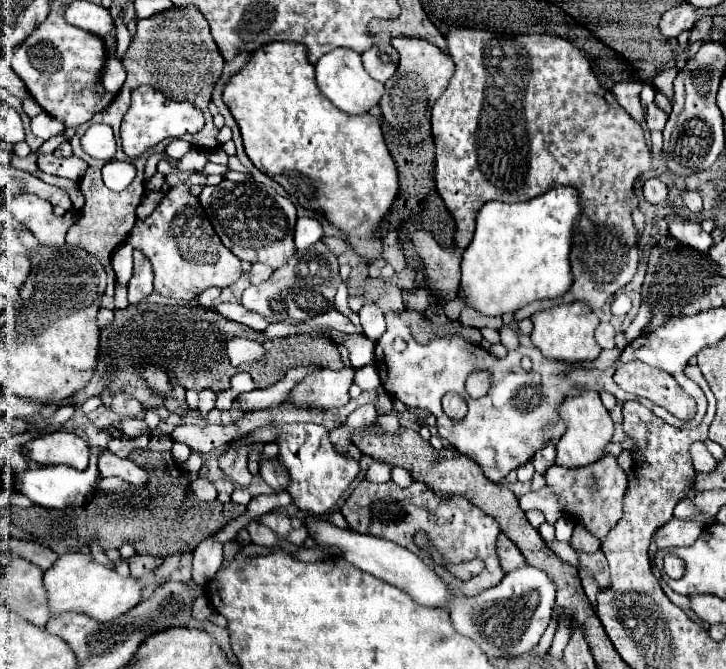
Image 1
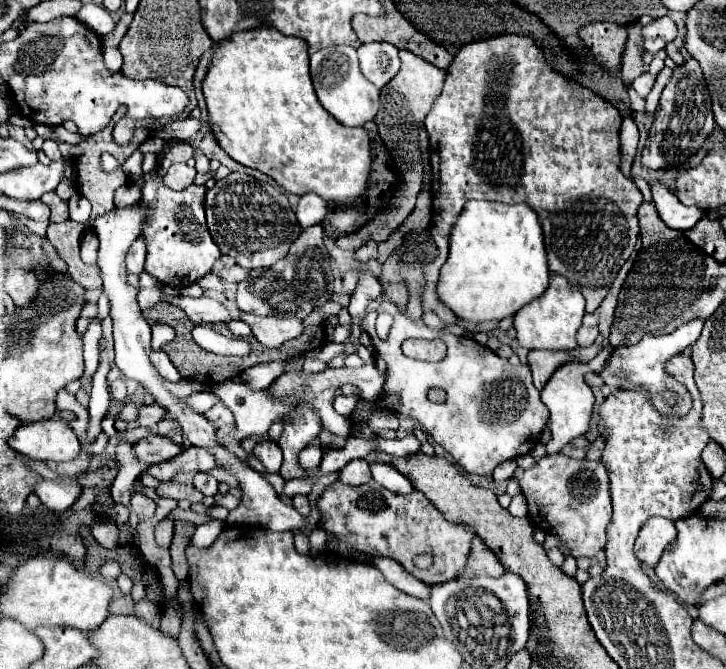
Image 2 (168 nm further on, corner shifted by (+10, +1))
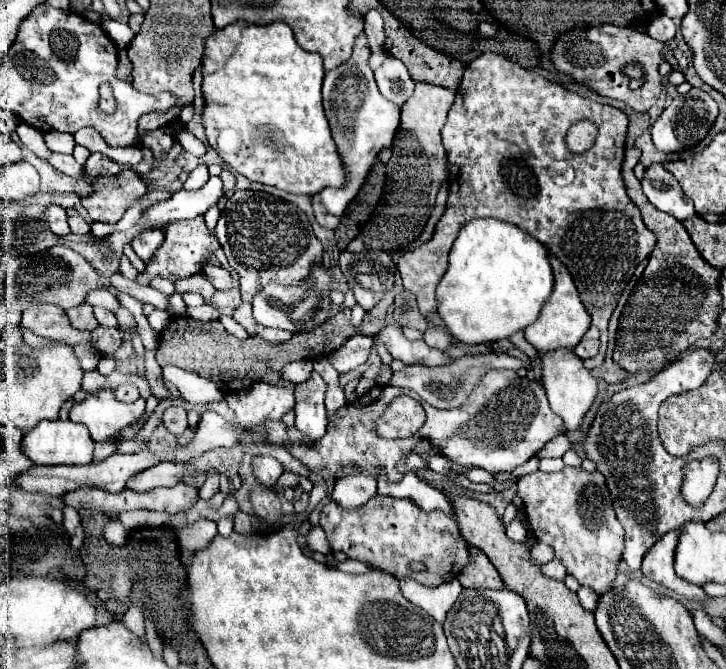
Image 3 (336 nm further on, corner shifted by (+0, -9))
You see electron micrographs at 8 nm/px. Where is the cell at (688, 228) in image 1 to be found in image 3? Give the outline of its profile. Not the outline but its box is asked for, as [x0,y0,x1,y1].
[642,164,696,222]

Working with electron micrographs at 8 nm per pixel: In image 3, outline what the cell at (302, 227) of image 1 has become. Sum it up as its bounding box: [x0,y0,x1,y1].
[320,32,400,216]

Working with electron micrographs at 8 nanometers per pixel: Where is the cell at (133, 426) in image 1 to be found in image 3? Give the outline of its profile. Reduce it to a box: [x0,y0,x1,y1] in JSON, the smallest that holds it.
[162,406,188,436]

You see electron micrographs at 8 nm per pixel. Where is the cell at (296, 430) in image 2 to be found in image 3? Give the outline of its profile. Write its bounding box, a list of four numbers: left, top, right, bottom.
[295,372,328,442]

